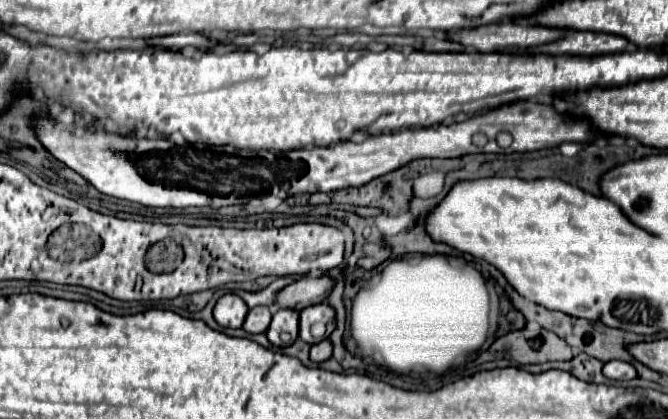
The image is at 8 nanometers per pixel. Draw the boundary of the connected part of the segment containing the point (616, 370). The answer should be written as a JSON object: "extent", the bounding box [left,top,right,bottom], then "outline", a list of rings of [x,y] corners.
{"extent":[603,361,637,381],"outline":[[[609,361],[603,367],[603,375],[609,379],[617,379],[617,381],[629,381],[637,377],[637,371],[631,363],[625,361]]]}

